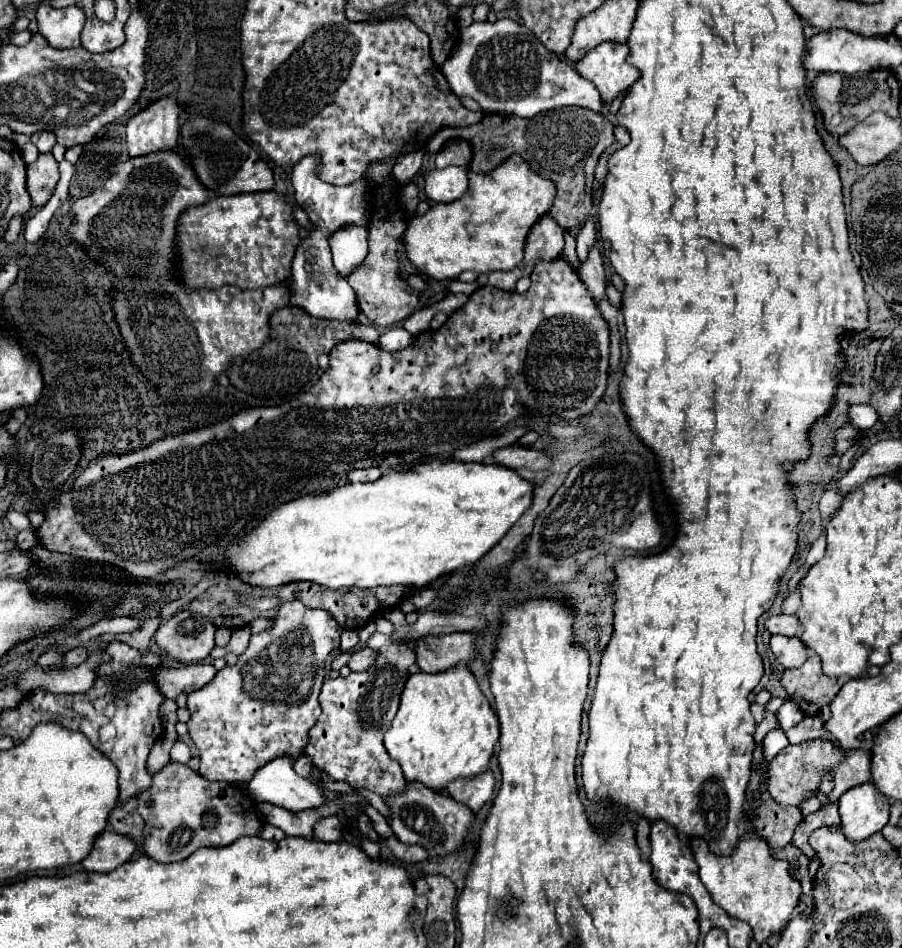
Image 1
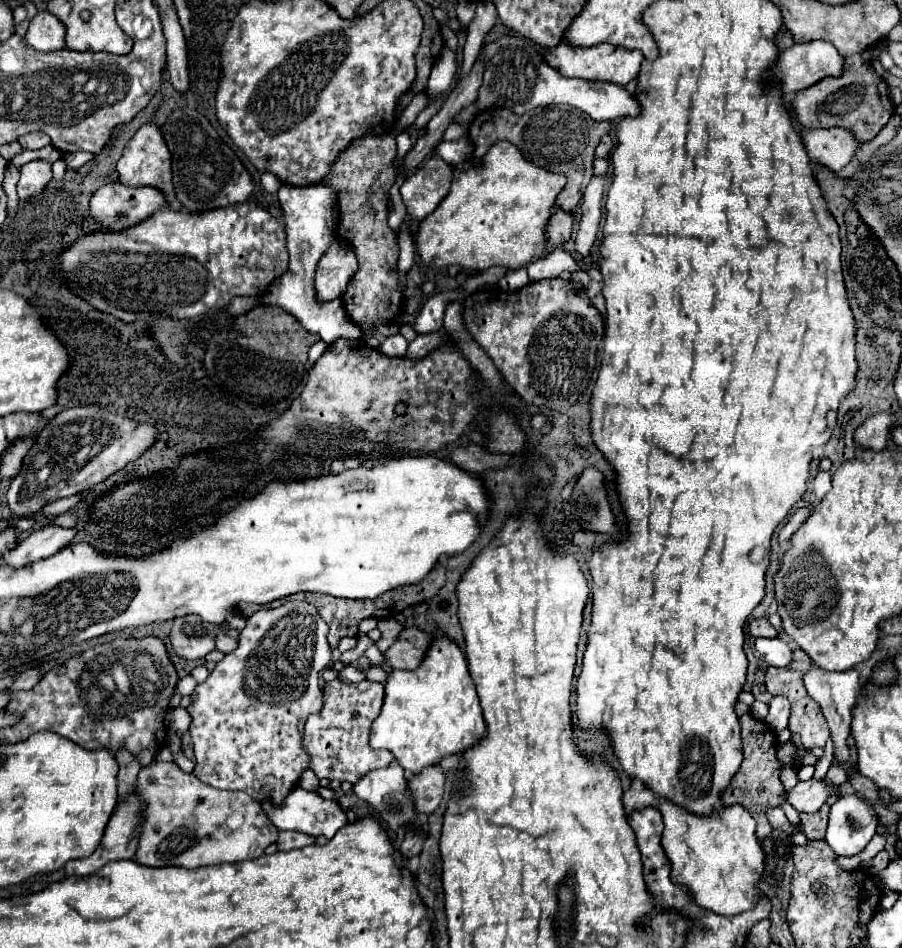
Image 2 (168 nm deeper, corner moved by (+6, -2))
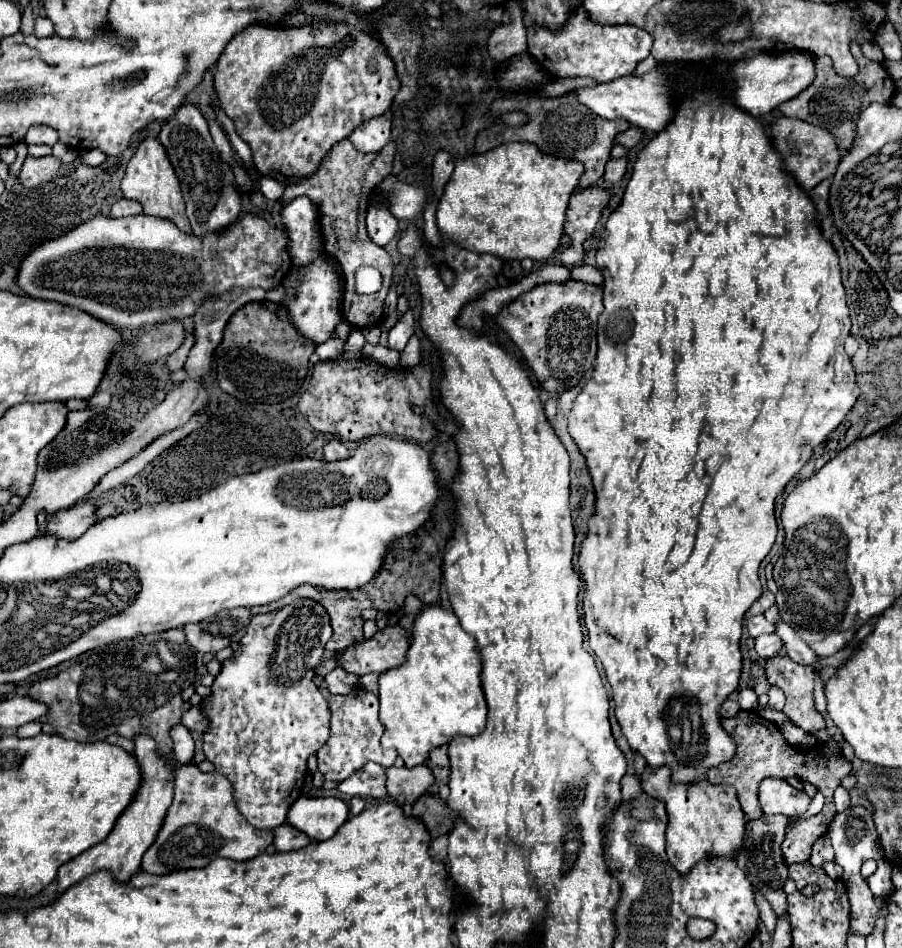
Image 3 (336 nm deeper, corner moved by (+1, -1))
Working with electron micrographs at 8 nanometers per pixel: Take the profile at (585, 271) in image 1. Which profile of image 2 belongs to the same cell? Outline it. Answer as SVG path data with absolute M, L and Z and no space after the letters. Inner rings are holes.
M592 178L582 204L580 204L580 224L578 224L578 234L576 234L576 252L582 258L590 256L590 248L594 244L598 224L600 224L600 210L602 210L602 192L604 192L604 178Z

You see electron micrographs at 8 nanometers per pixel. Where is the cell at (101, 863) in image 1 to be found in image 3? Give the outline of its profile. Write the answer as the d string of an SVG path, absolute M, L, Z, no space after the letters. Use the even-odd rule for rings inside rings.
M139 735L133 739L133 743L135 743L133 753L139 761L139 767L143 769L143 781L141 781L139 793L137 793L135 801L127 807L127 813L123 813L117 819L111 835L105 841L101 841L99 845L93 845L91 849L83 851L79 857L75 857L75 859L71 859L59 867L59 873L57 873L59 891L67 891L71 885L79 883L81 879L85 879L97 871L109 871L109 873L113 873L113 877L119 883L127 883L141 869L141 857L151 847L151 843L155 841L155 837L163 825L163 819L167 815L167 809L171 807L171 801L173 801L173 769L175 767L173 767L171 759L157 753L157 745L155 745L153 737Z

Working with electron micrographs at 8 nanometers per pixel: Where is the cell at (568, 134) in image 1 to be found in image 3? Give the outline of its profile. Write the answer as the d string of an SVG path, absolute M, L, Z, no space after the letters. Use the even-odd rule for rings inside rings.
M567 93L561 97L529 97L529 99L497 99L491 107L493 115L499 113L507 113L507 111L515 111L521 109L529 115L529 123L519 127L519 129L507 129L507 125L503 123L495 123L491 129L485 129L477 135L475 141L475 153L487 153L493 147L501 145L501 143L509 143L509 141L529 141L535 143L539 149L543 149L543 153L551 153L551 155L559 155L559 157L567 157L567 159L575 159L575 161L583 161L585 165L585 173L579 181L579 189L585 189L589 185L595 185L601 181L603 177L603 169L605 163L609 161L609 153L613 147L613 139L617 133L627 131L631 125L627 121L607 121L595 113L591 113L585 105L581 105L575 97L575 93Z

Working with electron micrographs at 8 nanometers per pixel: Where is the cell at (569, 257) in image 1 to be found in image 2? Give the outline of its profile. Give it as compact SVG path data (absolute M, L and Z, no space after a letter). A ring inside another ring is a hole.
M554 248L550 250L544 258L538 258L534 260L530 266L528 266L528 276L530 280L542 280L542 278L556 278L560 276L562 272L582 272L580 264L576 262L576 258L572 254L568 254L566 250L562 248Z

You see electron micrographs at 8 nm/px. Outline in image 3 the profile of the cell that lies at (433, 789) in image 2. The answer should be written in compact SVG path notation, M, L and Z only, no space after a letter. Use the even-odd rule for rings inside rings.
M417 765L413 769L407 767L389 767L385 769L387 777L387 795L395 803L415 803L433 783L433 773L427 765Z

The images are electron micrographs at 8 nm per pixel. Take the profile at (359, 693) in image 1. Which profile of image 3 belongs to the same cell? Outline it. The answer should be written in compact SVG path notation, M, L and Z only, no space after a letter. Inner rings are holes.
M359 687L359 693L353 691L349 695L331 695L329 697L331 707L331 735L327 743L319 749L319 771L329 781L343 781L351 773L355 773L365 761L375 761L383 767L391 767L397 759L397 753L393 749L381 747L381 735L383 735L383 723L379 721L379 699L373 693L367 693Z

